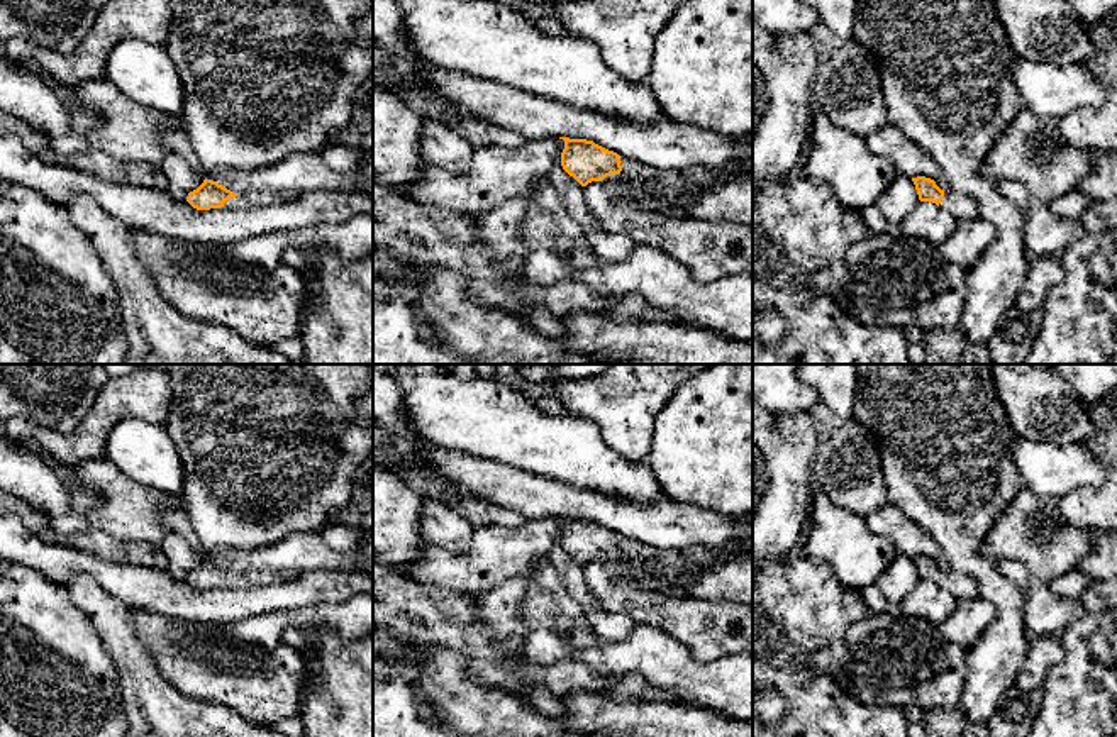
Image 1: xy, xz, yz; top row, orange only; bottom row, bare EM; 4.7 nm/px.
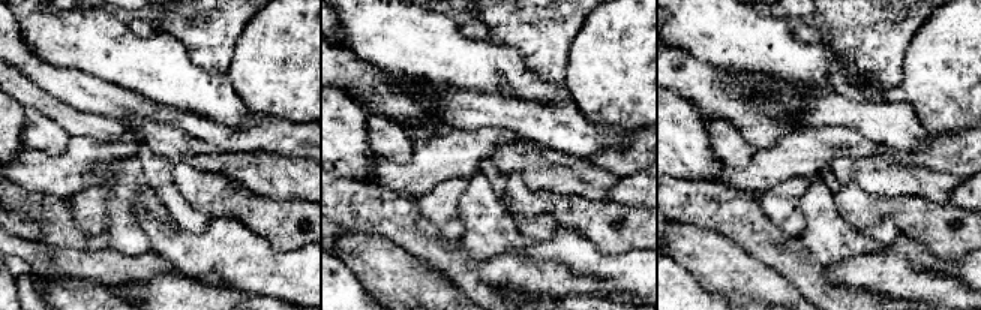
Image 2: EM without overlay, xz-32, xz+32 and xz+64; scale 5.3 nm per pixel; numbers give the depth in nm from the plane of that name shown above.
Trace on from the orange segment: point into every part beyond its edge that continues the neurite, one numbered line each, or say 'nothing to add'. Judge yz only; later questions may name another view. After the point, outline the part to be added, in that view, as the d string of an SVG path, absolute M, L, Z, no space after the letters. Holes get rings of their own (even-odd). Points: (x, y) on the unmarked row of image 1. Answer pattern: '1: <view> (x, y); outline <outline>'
1: yz (961, 587); outline M949 569L944 571L944 578L939 586L951 591L958 600L978 596L976 585L970 578Z

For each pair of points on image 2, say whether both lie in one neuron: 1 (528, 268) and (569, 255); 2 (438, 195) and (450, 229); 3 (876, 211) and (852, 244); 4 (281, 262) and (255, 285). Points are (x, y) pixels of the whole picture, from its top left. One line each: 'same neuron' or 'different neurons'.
1: different neurons
2: same neuron
3: different neurons
4: same neuron

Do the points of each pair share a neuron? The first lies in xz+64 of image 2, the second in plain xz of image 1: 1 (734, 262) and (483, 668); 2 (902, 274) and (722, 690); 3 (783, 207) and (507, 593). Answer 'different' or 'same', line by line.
1: different
2: different
3: same

